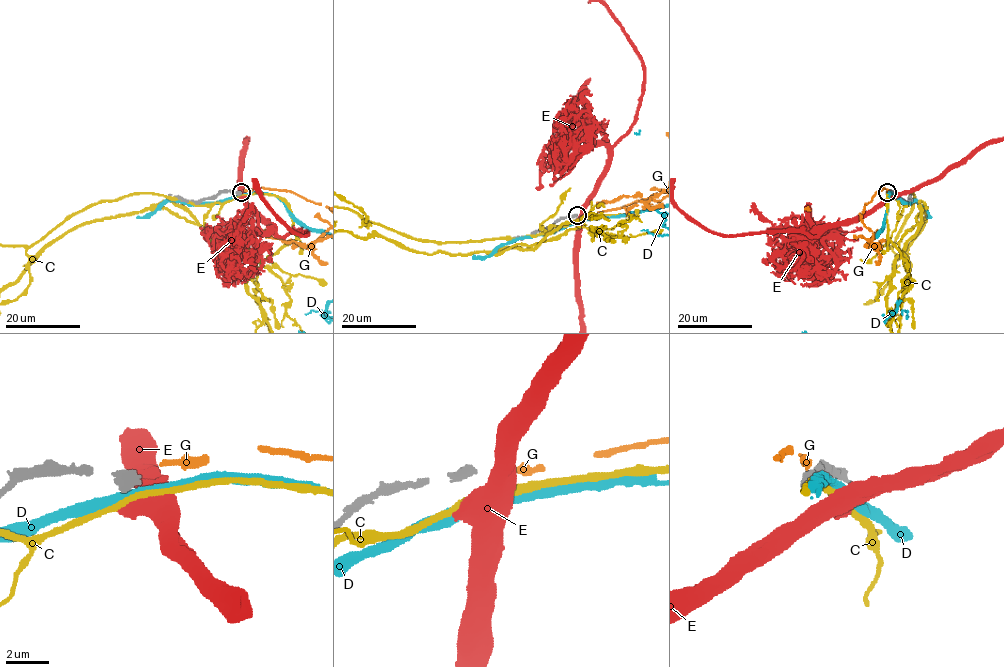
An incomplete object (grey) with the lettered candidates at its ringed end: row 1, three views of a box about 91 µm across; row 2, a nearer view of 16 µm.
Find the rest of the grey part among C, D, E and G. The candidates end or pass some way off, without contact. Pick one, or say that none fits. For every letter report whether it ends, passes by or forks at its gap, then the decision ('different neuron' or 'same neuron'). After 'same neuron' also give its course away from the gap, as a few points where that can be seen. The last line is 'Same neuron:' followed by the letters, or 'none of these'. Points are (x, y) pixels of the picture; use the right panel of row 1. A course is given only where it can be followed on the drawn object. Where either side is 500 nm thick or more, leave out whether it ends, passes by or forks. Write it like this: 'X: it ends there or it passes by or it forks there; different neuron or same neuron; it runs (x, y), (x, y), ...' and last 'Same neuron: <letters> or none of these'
C: it passes by; different neuron
D: it passes by; different neuron
E: different neuron
G: it ends there; same neuron
Same neuron: G

